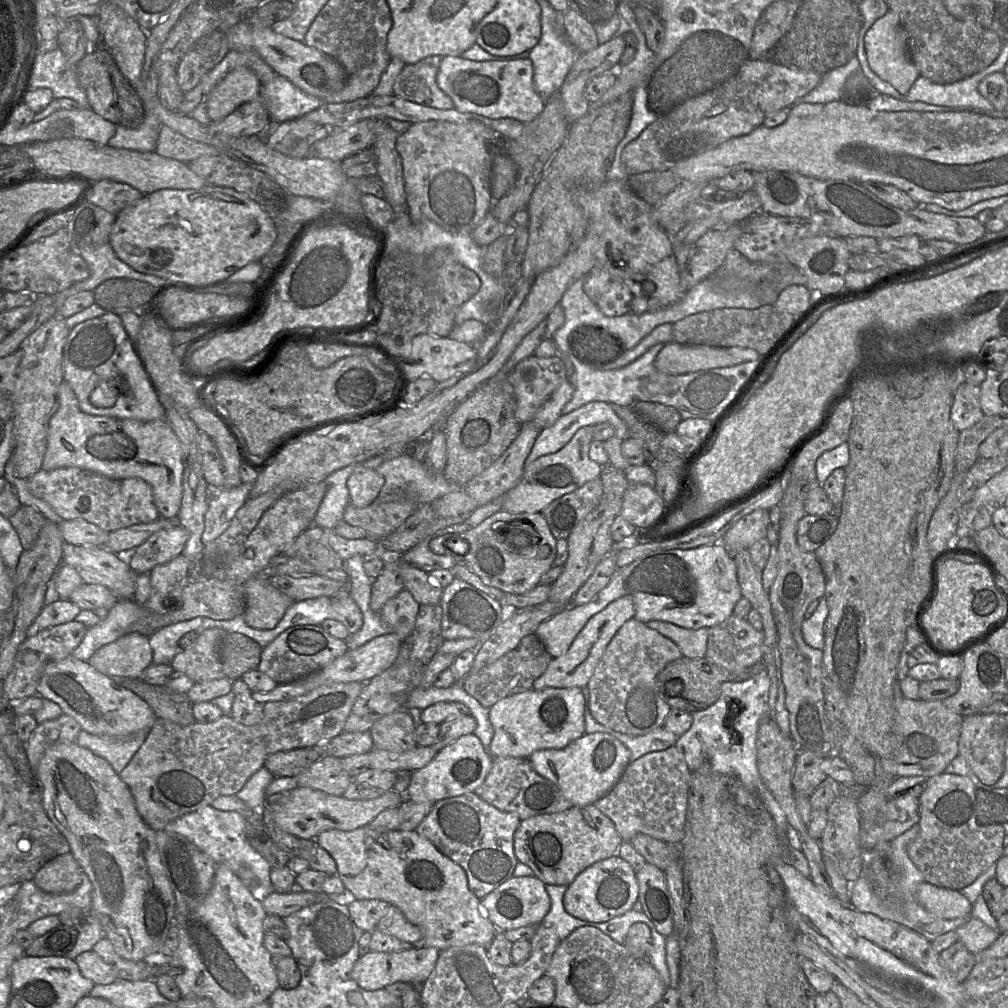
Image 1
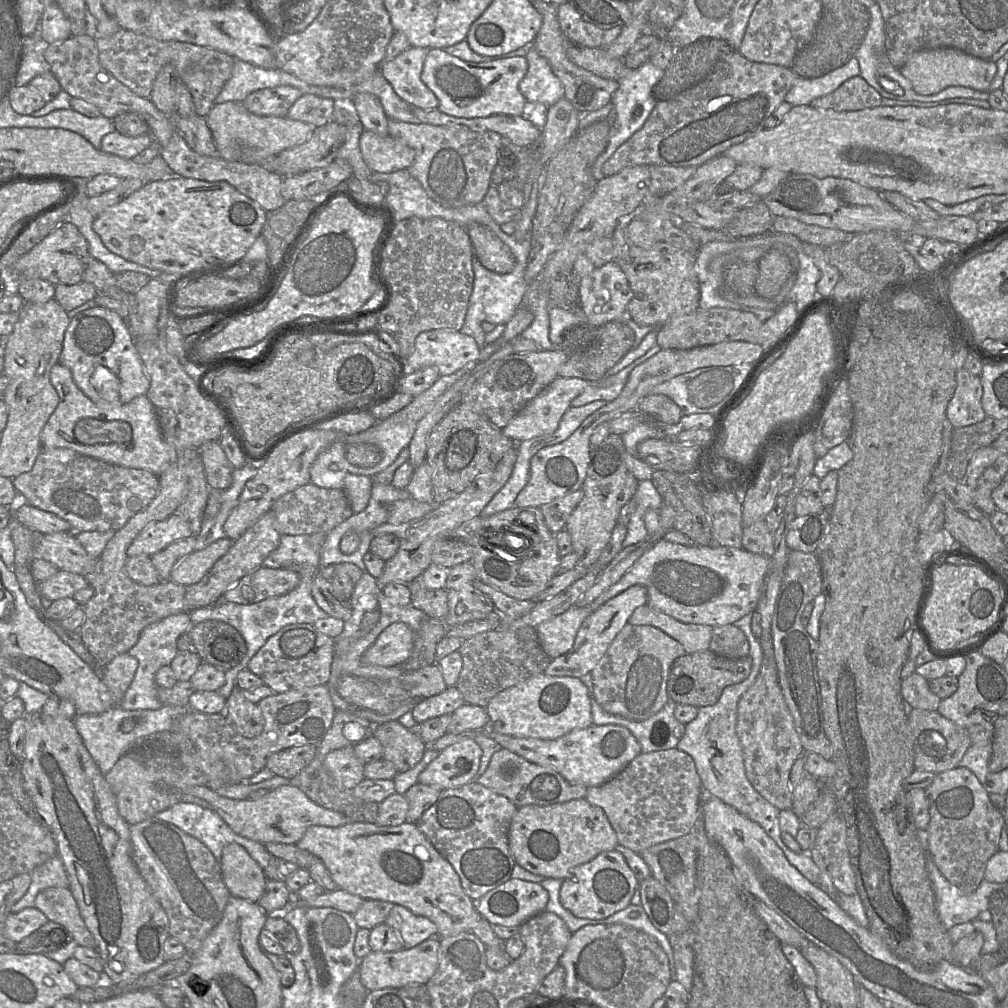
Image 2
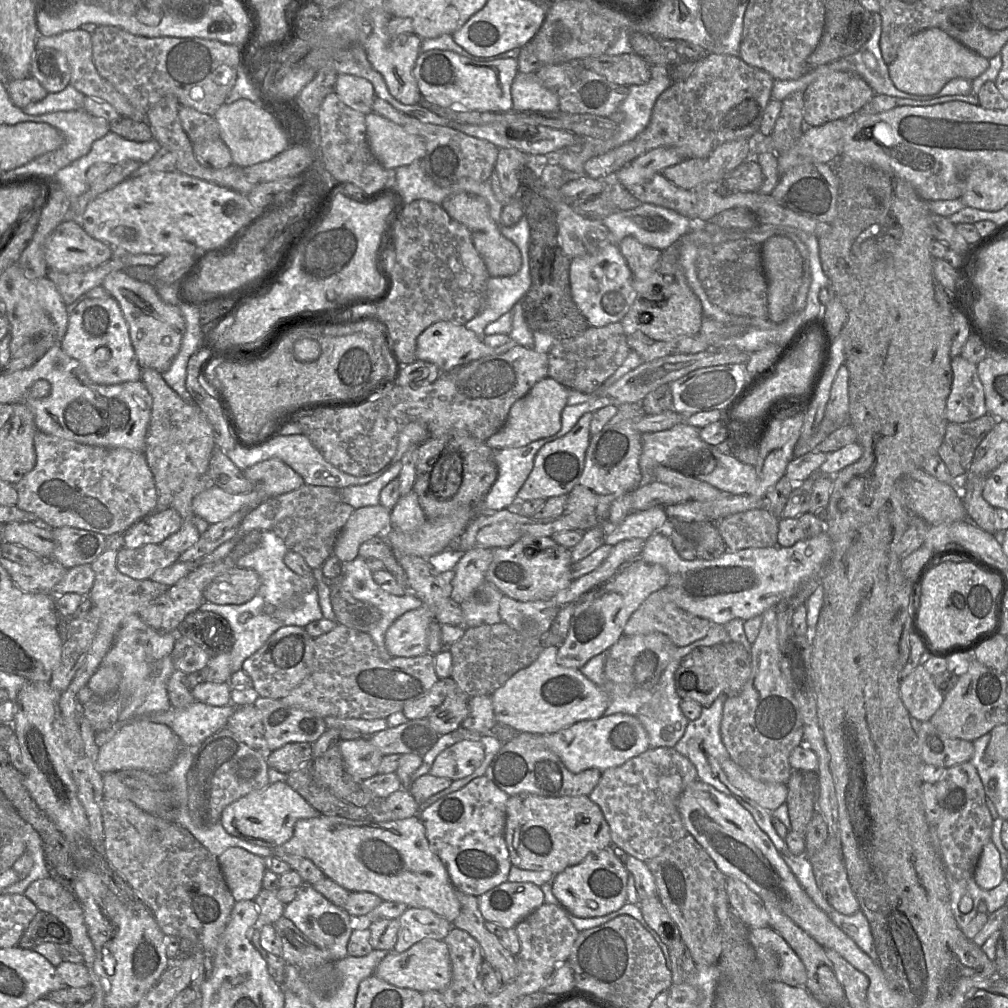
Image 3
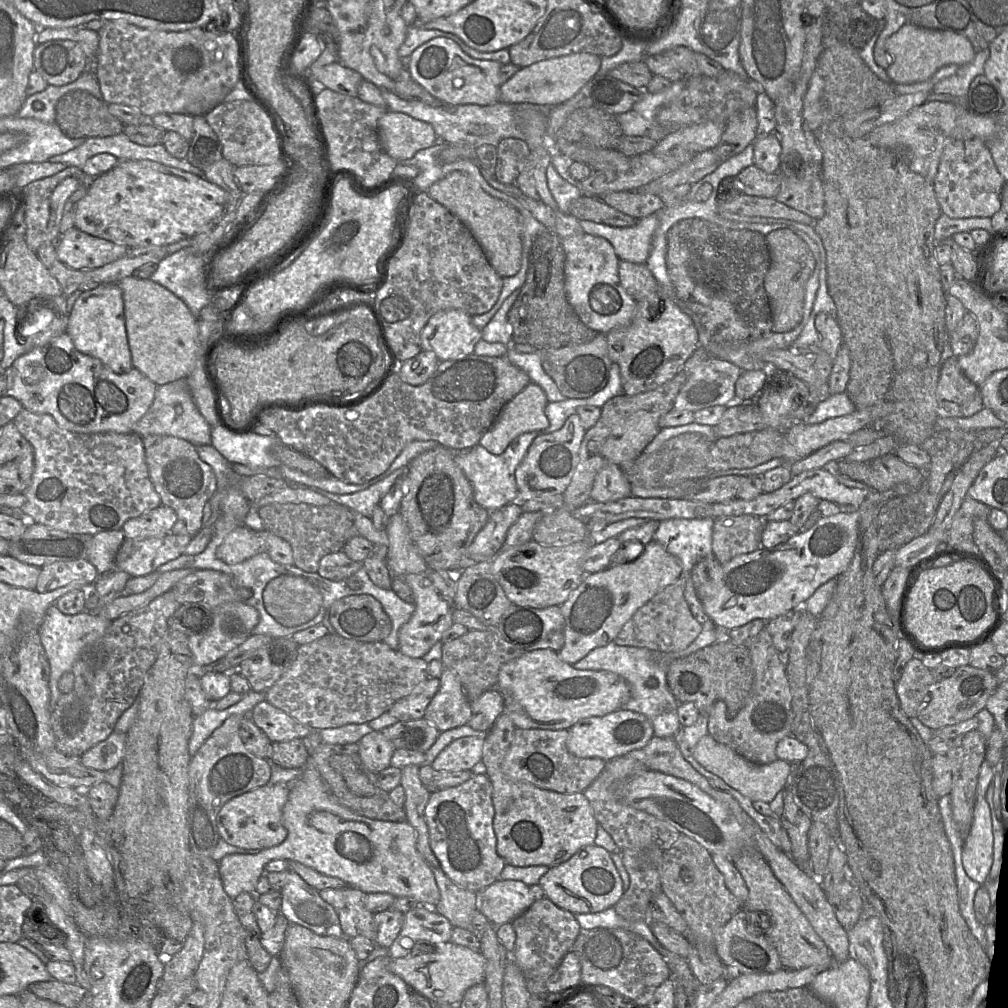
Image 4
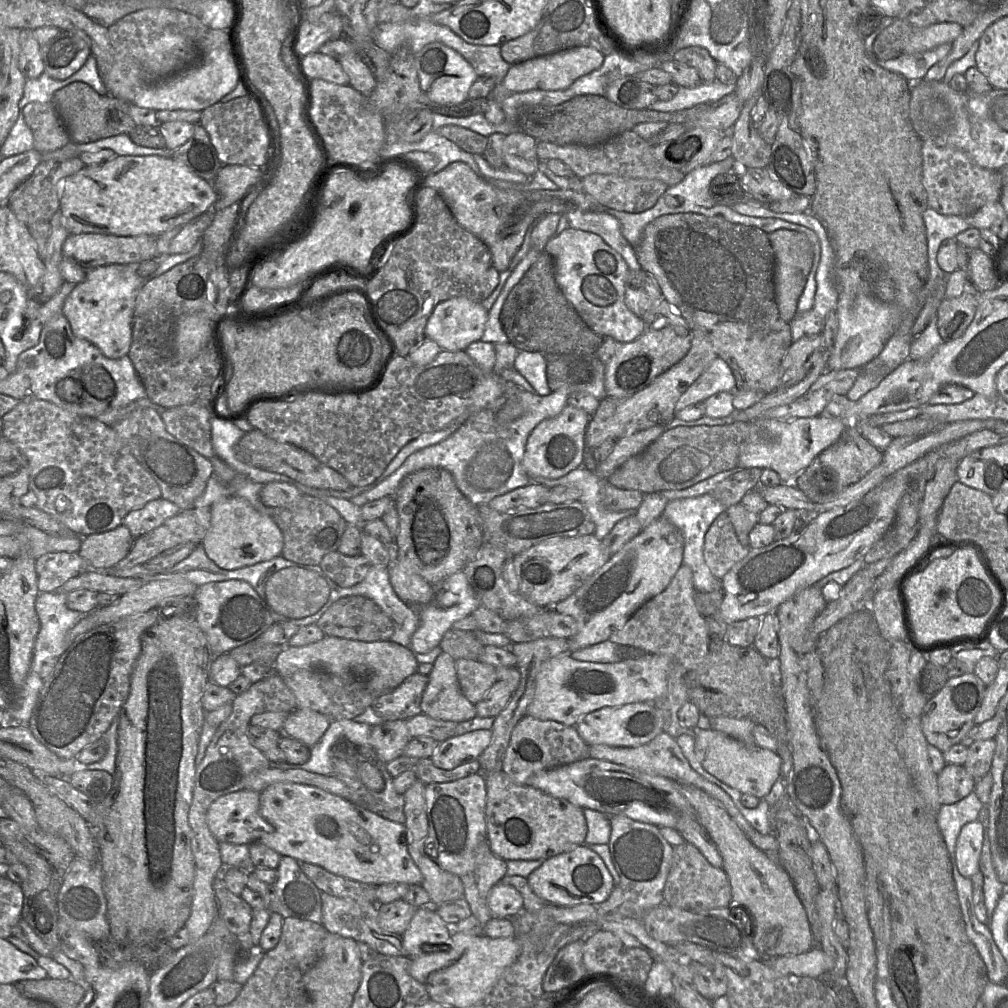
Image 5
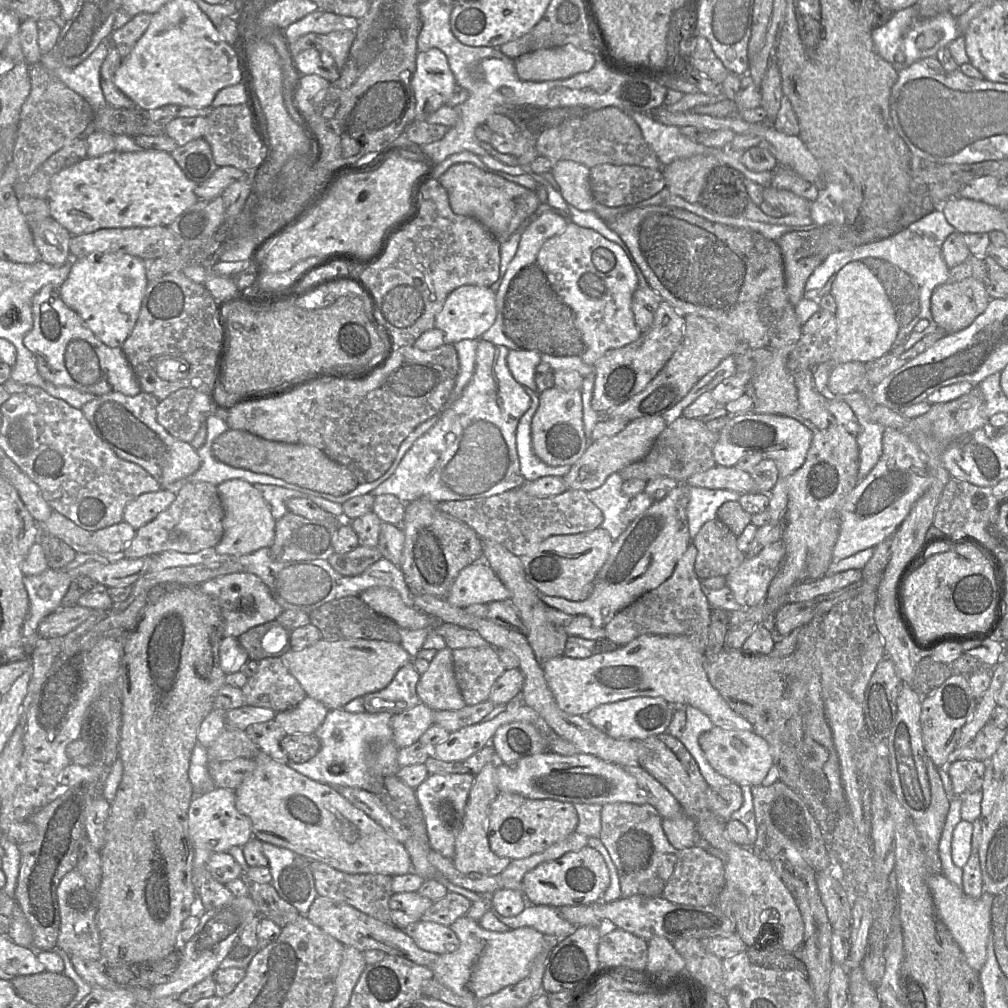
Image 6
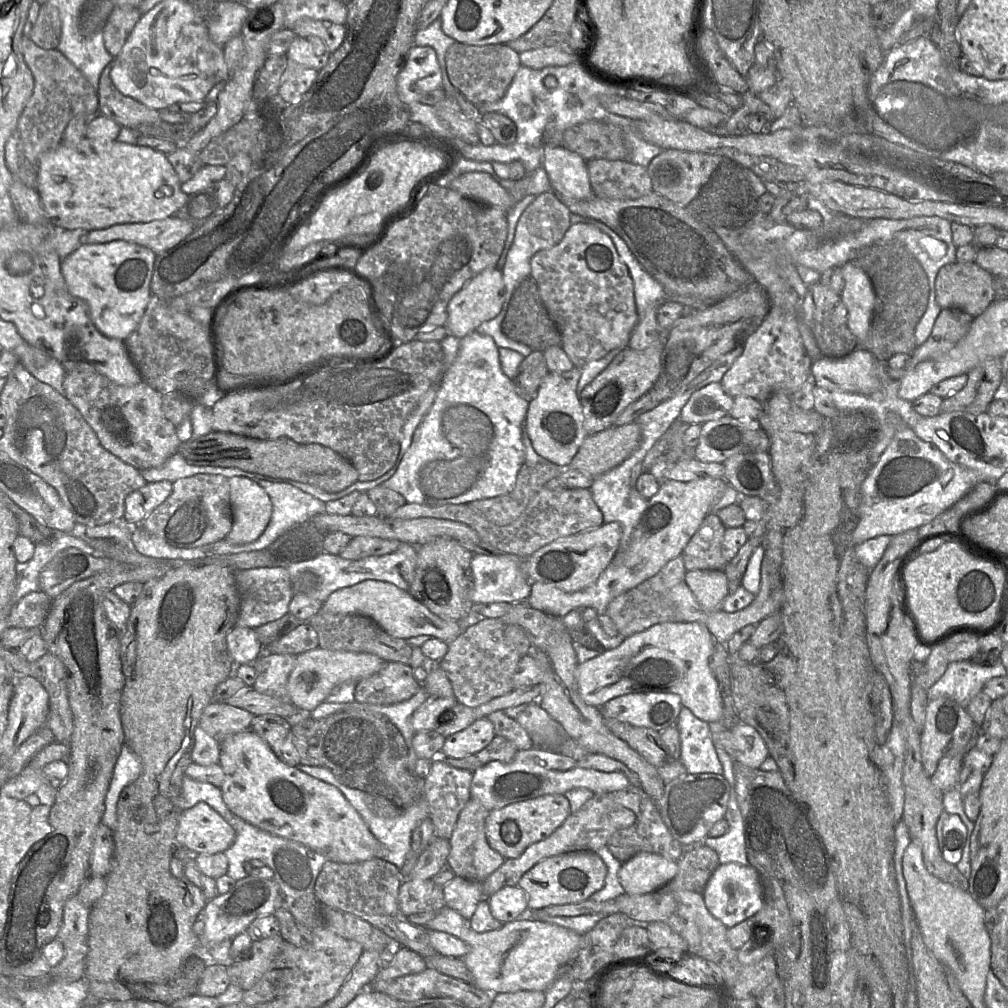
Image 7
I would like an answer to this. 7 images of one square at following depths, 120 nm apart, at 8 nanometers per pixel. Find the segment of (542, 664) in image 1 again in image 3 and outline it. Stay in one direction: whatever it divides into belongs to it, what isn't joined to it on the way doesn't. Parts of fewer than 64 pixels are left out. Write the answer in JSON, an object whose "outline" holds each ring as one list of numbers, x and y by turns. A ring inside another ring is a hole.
{"outline":[[503,622,467,628,462,638,448,648,452,655,450,678,470,698,491,696,516,672,530,666,543,649,543,638,525,637]]}

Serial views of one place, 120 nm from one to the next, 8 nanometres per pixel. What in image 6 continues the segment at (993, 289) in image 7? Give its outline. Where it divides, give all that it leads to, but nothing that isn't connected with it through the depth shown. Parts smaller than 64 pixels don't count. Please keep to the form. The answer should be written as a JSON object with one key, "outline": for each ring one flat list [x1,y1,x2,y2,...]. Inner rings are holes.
{"outline":[[970,276,938,286,931,296,931,313,940,330,954,333,971,325,989,301,985,285]]}

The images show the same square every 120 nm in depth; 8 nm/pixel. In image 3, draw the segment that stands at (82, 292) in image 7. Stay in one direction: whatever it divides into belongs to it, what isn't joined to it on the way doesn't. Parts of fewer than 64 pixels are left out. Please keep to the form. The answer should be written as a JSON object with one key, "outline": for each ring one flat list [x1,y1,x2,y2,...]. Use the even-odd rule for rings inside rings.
{"outline":[[112,296,87,298,77,305,69,315,61,348,79,361,90,380,96,384,113,385,141,380,141,367,130,340,127,322]]}

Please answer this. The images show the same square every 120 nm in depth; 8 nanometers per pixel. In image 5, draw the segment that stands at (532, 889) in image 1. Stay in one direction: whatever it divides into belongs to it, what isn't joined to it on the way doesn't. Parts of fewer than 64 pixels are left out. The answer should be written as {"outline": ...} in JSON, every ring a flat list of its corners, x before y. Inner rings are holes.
{"outline":[[497,884,487,895,487,906,495,919,516,917,524,908,520,892,508,884]]}

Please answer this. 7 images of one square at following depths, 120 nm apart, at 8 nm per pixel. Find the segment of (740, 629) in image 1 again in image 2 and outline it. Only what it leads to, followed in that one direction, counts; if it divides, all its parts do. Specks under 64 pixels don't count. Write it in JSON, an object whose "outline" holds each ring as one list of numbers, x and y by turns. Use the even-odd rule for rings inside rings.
{"outline":[[733,624,713,627,710,651,726,658,749,656,749,642,745,634]]}

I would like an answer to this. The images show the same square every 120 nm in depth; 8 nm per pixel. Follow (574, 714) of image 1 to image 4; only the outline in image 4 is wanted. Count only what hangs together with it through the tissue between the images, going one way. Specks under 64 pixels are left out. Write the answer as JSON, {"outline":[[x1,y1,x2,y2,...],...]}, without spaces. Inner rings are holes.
{"outline":[[551,649,526,651,505,663,496,688,504,699,504,713,516,728,522,729,570,729,582,719,621,709,631,696,629,683,616,673,576,669]]}

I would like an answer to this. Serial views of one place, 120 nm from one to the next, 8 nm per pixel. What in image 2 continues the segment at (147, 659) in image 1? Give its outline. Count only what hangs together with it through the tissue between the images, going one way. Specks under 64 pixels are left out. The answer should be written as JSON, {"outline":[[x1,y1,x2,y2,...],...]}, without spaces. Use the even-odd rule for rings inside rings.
{"outline":[[125,652,117,655,101,670,101,678,110,692,114,706,124,697,135,676,138,664,135,657]]}

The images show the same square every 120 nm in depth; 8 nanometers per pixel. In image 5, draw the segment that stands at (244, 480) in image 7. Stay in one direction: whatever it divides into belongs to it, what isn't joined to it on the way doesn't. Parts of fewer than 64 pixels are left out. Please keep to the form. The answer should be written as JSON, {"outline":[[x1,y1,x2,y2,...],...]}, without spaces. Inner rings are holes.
{"outline":[[230,494,211,506,210,526,201,544,218,567,233,570,281,556,283,535,271,516,259,513,245,499]]}

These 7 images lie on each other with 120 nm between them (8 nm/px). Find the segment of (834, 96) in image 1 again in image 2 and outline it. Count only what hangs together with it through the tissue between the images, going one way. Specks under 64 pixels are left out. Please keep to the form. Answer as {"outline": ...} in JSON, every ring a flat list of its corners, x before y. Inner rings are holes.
{"outline":[[852,57,845,65,816,78,798,77,785,96,793,106,810,105,815,99,835,91,848,79,860,75,857,58]]}

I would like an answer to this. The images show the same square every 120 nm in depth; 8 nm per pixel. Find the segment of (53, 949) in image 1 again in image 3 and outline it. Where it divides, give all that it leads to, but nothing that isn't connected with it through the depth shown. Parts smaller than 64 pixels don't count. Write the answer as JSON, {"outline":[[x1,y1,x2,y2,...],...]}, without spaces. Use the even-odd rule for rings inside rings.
{"outline":[[39,910,25,929,19,946,24,949,42,943,69,943,70,931,65,924,51,913]]}

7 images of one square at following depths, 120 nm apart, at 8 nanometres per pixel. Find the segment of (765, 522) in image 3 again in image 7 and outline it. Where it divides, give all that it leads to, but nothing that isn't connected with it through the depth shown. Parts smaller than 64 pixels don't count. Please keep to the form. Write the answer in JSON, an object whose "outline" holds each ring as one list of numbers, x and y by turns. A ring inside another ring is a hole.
{"outline":[[709,513,682,552,687,571,723,570,727,562,722,556,726,527,717,514]]}

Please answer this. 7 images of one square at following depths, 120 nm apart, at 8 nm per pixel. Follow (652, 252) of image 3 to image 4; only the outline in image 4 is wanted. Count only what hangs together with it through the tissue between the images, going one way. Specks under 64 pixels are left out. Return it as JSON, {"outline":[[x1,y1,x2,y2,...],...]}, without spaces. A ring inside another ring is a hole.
{"outline":[[620,260,619,278,621,285,636,301,659,288,658,282,645,263]]}

